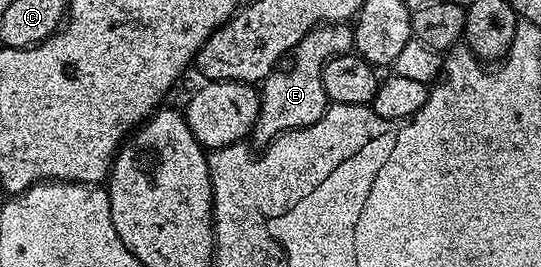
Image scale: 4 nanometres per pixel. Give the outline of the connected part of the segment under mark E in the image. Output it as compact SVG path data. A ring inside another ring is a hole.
M323 24L314 27L313 30L300 40L292 51L289 59L290 67L275 69L260 83L260 112L258 122L252 131L253 141L259 144L274 141L280 134L286 134L289 130L299 130L305 126L316 124L326 114L328 99L322 83L322 70L326 62L345 54L354 45L354 32L346 24Z

